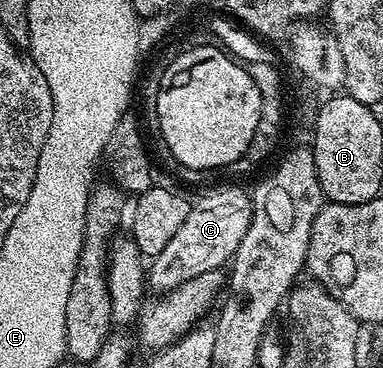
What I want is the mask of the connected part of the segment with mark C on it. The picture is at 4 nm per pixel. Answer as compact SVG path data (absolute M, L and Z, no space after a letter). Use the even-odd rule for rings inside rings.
M225 184L222 188L213 188L203 193L197 204L195 200L190 207L187 219L171 237L171 242L163 246L159 255L152 257L147 268L148 287L152 291L154 288L154 293L164 294L183 282L191 282L191 278L199 278L199 274L224 269L237 253L239 242L243 242L243 234L247 234L252 213L250 193L233 184Z

